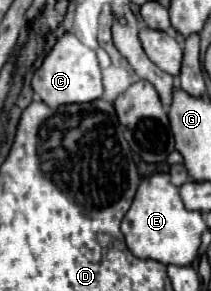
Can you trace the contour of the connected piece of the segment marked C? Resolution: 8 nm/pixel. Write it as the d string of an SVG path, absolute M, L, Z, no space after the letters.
M65 33L61 39L57 39L57 43L51 47L47 57L43 59L41 67L35 71L31 85L33 85L35 95L39 95L39 99L51 105L53 109L65 103L95 101L103 93L97 55L93 49L83 45L73 33Z

